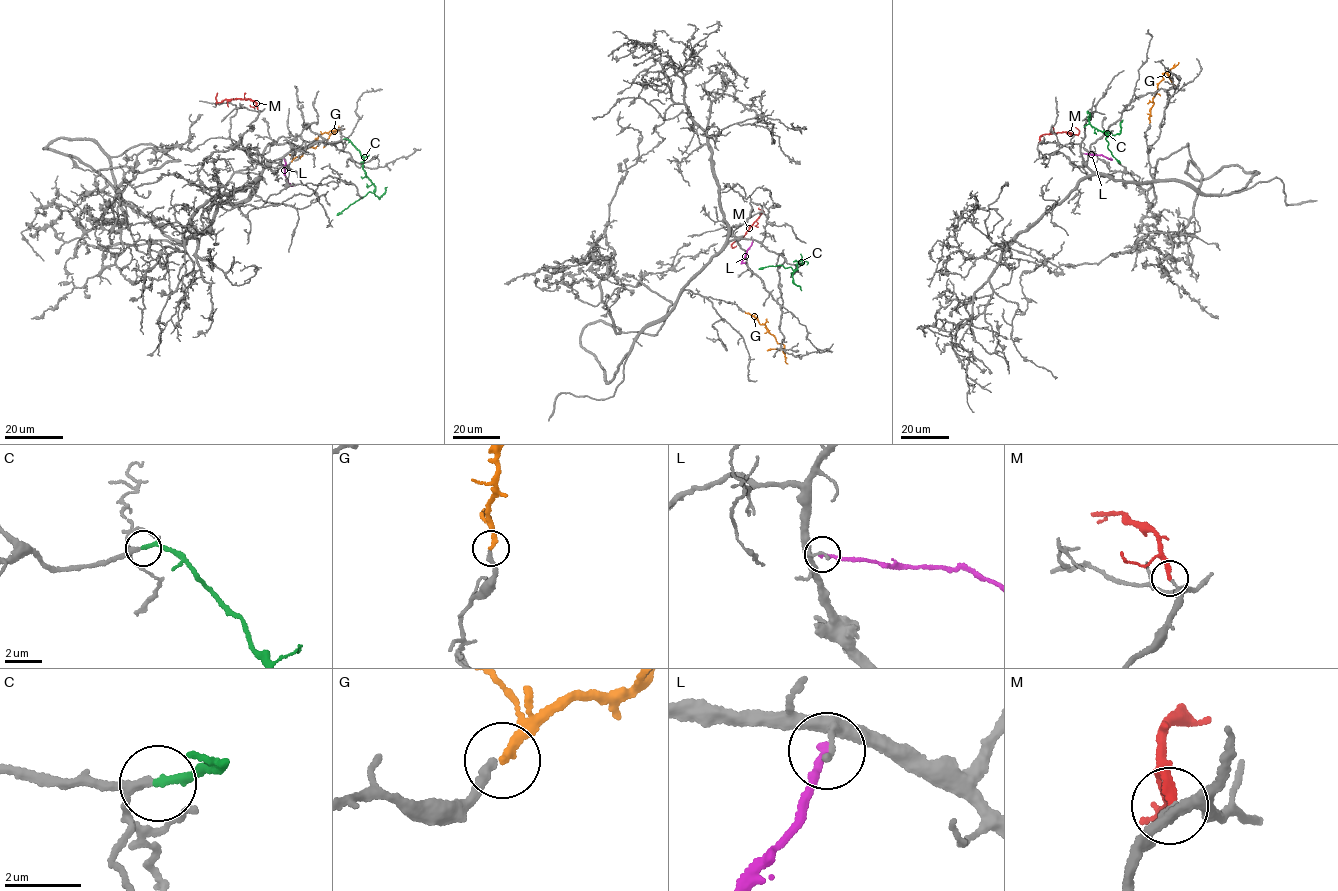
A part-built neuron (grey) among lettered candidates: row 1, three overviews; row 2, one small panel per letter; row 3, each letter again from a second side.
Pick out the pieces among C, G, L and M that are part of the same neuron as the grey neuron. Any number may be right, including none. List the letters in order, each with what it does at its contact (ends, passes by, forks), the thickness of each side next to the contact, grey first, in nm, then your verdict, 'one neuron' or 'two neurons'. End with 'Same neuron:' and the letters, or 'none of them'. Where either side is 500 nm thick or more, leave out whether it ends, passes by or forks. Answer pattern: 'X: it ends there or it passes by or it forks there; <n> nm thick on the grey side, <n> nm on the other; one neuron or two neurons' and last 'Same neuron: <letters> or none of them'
C: it ends there; 190 nm thick on the grey side, 240 nm on the other; one neuron
G: it ends there; 240 nm thick on the grey side, 240 nm on the other; one neuron
L: it ends there; 170 nm thick on the grey side, 190 nm on the other; two neurons
M: it ends there; 90 nm thick on the grey side, 220 nm on the other; two neurons
Same neuron: C, G

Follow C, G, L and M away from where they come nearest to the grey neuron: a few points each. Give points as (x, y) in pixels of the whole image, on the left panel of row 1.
C: (343, 139), (360, 151), (366, 176), (375, 188), (374, 192), (369, 192), (337, 215)
G: (291, 161), (301, 155), (318, 136), (345, 128)
L: (285, 159), (285, 174), (290, 183), (295, 185)
M: (257, 109), (255, 103), (249, 99), (217, 103), (217, 92)

